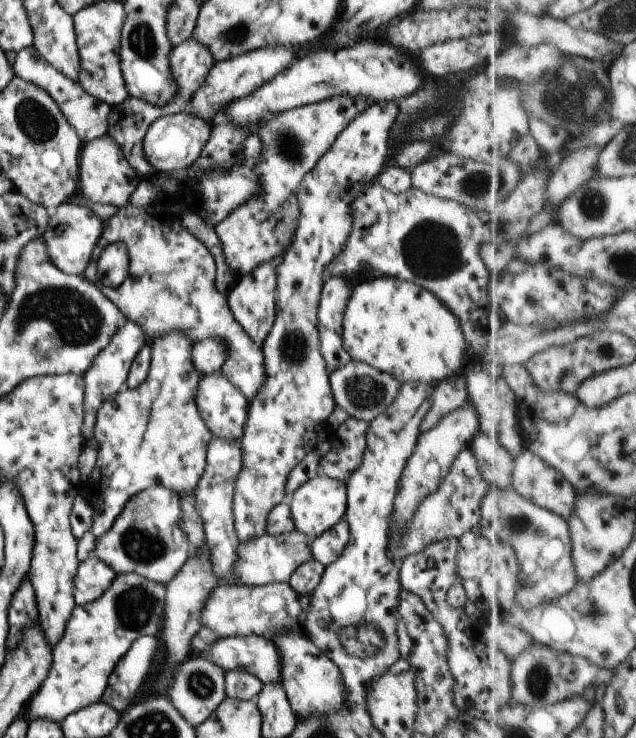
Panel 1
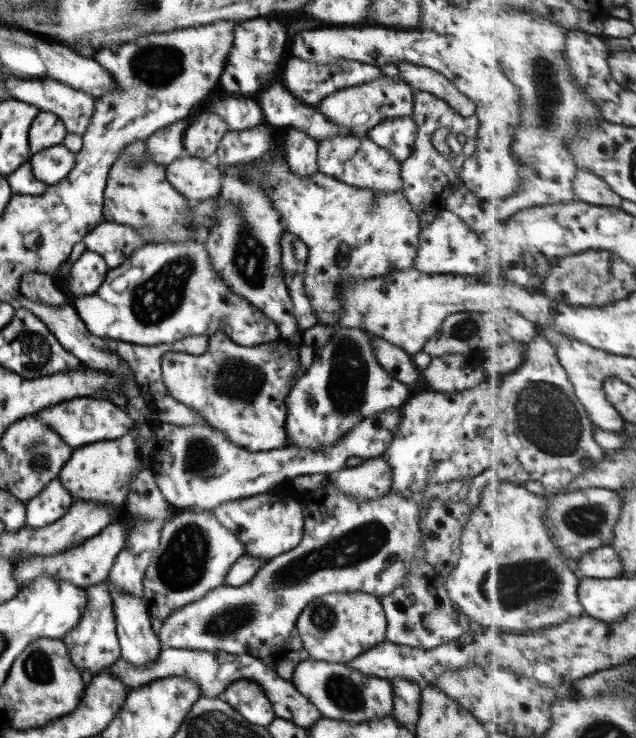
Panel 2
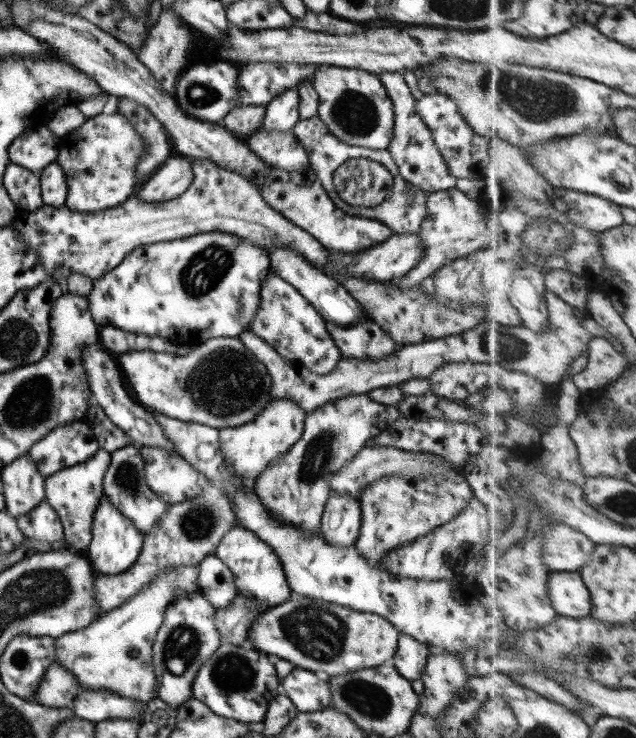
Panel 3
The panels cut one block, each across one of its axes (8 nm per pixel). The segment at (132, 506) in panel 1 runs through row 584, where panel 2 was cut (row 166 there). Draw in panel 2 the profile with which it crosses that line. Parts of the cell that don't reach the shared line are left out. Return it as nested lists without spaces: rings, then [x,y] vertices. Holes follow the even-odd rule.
[[[183,117],[174,124],[158,129],[147,138],[147,151],[153,161],[166,168],[177,158],[186,155],[183,136],[192,119],[193,117]]]

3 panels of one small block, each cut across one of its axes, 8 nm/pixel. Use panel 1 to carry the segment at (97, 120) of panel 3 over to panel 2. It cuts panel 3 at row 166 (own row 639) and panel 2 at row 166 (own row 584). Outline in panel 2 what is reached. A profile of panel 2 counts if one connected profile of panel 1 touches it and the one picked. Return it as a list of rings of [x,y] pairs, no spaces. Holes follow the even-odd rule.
[[[147,139],[135,140],[122,149],[107,174],[104,198],[104,220],[130,226],[137,231],[148,230],[152,234],[152,244],[200,240],[198,233],[190,229],[190,222],[194,219],[191,212],[194,200],[182,196],[167,181],[165,168],[153,161],[147,151]]]

